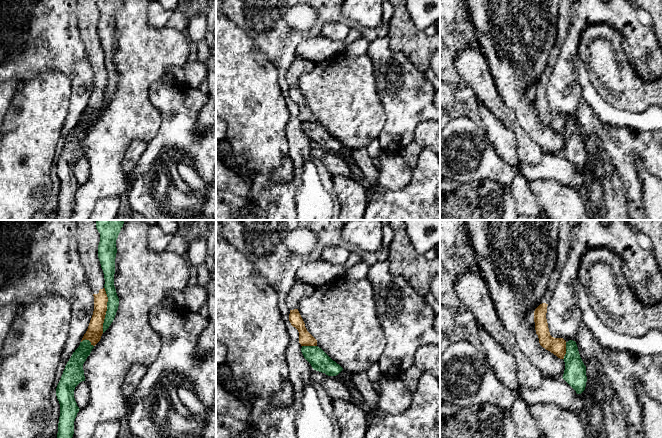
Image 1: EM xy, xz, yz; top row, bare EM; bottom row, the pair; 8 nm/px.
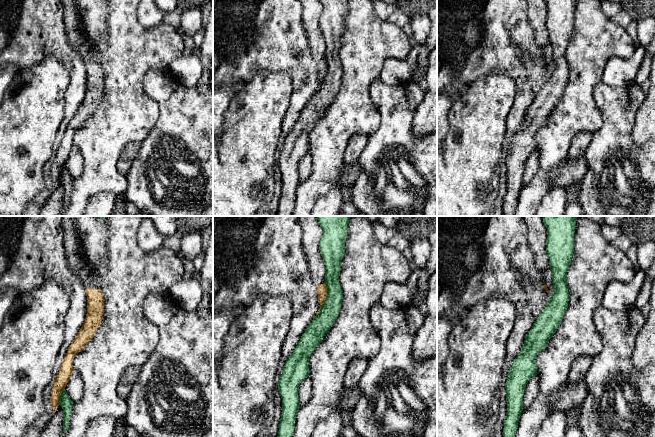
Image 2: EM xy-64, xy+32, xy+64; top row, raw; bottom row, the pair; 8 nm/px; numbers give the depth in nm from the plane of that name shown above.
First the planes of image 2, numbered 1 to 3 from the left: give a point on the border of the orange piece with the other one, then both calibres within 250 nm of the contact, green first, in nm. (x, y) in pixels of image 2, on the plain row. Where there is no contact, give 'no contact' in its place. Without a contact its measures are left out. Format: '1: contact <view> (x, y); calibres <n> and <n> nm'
1: contact xy-64 (60, 172); calibres 100 and 110 nm
2: contact xy+32 (325, 77); calibres 150 and 80 nm
3: no contact

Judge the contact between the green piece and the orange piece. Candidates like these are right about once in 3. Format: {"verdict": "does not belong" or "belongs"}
{"verdict": "does not belong"}

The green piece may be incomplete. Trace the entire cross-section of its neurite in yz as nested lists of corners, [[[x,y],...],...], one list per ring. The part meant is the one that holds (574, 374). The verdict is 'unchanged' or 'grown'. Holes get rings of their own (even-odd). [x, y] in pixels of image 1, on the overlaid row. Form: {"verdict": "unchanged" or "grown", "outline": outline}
{"verdict": "unchanged", "outline": [[[575,341],[566,342],[566,354],[564,356],[565,370],[563,379],[576,391],[581,394],[586,387],[587,376],[584,365]]]}

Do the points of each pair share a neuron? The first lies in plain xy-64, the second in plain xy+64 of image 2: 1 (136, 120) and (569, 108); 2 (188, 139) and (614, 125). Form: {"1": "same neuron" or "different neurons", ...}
{"1": "same neuron", "2": "same neuron"}

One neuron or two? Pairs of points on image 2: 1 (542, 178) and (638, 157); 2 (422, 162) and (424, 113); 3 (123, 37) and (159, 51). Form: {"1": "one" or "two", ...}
{"1": "two", "2": "two", "3": "one"}

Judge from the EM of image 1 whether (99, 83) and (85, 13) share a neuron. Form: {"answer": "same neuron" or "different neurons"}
{"answer": "same neuron"}

